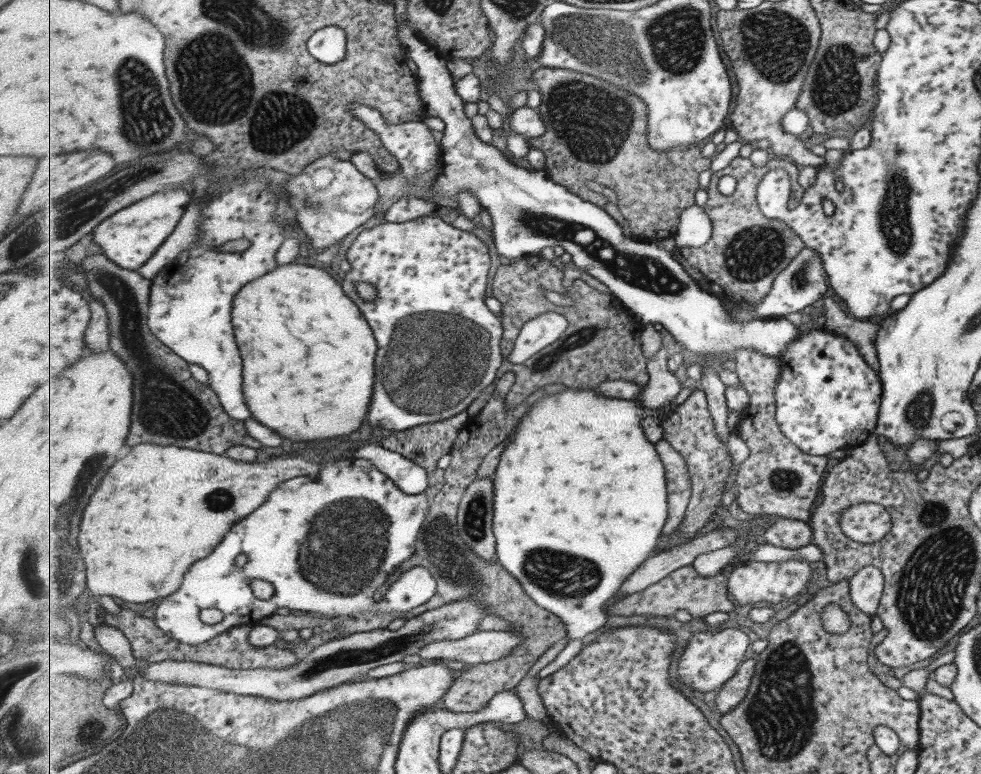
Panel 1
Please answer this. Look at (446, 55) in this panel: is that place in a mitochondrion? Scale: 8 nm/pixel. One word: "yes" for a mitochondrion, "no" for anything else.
no

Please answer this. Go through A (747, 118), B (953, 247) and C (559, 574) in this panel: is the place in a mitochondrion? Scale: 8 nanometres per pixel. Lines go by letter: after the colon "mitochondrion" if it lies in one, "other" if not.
A: other
B: other
C: mitochondrion

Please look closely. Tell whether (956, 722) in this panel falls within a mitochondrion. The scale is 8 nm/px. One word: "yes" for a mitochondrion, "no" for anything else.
no

